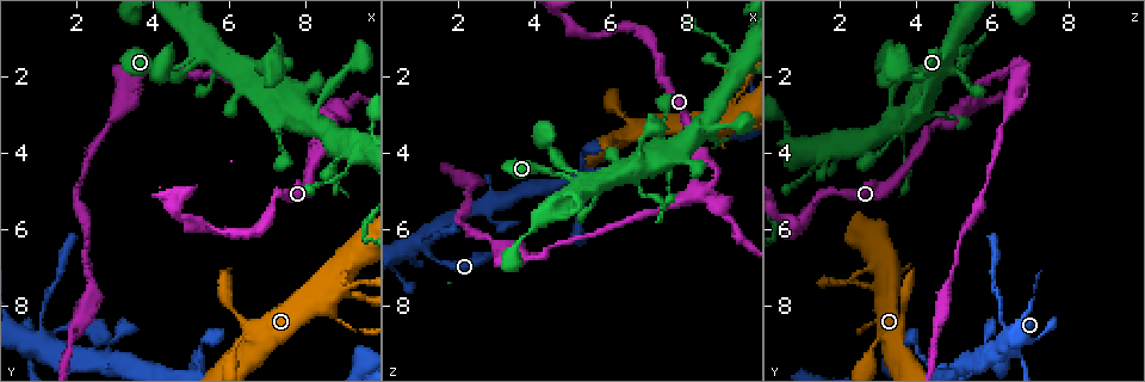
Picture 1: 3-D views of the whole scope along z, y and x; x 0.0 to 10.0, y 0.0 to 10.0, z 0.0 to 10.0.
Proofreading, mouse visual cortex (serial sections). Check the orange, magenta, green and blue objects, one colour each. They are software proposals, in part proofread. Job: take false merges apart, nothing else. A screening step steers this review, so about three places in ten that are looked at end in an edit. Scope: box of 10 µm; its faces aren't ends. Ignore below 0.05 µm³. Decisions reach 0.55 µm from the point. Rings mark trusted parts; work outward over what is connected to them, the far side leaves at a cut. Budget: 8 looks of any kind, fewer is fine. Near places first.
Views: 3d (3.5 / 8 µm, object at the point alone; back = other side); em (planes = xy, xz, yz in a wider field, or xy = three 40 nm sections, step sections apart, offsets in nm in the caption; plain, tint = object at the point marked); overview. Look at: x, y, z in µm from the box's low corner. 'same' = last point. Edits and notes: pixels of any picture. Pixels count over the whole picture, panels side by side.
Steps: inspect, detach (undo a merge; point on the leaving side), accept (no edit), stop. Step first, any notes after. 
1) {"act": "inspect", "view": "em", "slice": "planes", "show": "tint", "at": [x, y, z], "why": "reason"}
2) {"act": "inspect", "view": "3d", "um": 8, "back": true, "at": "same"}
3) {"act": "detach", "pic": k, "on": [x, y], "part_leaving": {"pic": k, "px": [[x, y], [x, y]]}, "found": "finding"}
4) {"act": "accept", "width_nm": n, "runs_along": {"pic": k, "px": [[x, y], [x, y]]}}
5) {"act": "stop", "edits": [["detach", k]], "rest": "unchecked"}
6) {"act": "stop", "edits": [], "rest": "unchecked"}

{"act": "inspect", "view": "3d", "um": 3.5, "at": [8.85, 7.45, 3.15], "why": "four or more arms meet"}

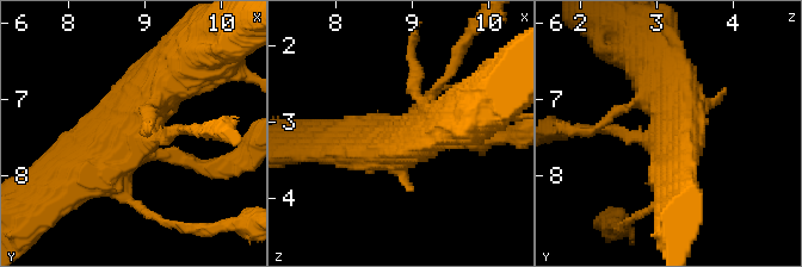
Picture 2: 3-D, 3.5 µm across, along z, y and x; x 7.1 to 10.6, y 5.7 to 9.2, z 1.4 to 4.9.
{"act": "inspect", "view": "em", "slice": "planes", "show": "tint", "at": [8.80, 7.55, 3.20], "why": "now the EM"}

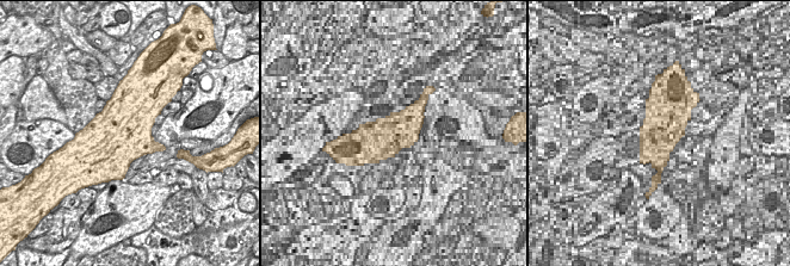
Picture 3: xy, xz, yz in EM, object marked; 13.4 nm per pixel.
{"act": "accept", "width_nm": 800, "runs_along": {"pic": 2, "px": [[49, 181], [82, 163], [171, 75]]}, "found": "all the same cell"}

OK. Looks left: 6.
{"act": "inspect", "view": "3d", "um": 8, "at": [8.45, 3.05, 4.95], "why": "thick turns thin"}

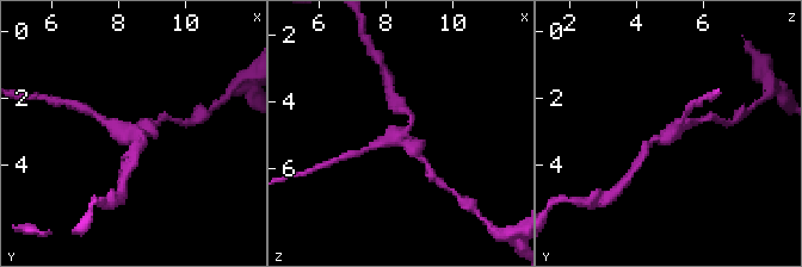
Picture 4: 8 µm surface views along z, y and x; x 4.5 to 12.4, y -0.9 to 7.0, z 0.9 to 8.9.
{"act": "inspect", "view": "3d", "um": 3.5, "at": "same"}

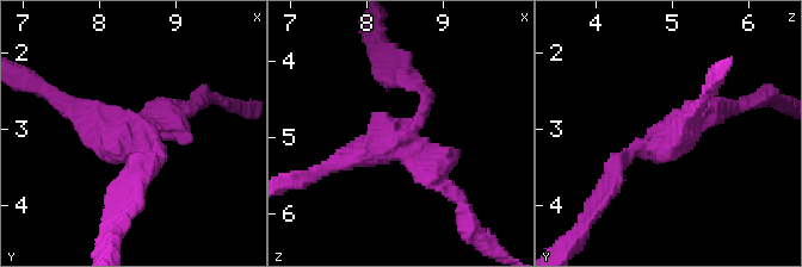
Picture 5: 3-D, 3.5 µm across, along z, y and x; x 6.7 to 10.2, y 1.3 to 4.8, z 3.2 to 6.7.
{"act": "inspect", "view": "em", "slice": "xy", "step": 1, "show": "tint", "at": [8.50, 3.10, 5.00], "arms": 3, "arm_widths_nm": [150, 250, 300]}

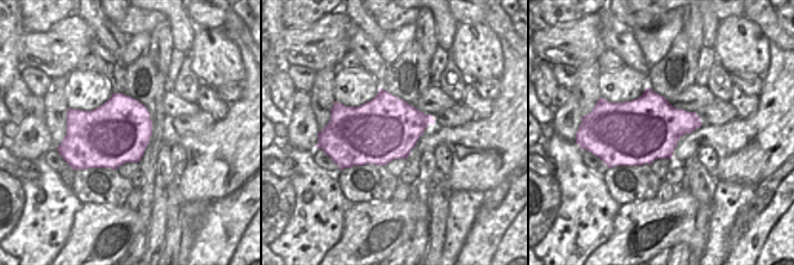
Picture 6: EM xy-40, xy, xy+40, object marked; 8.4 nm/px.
{"act": "accept", "runs_along": {"pic": 5, "px": [[413, 80], [427, 95], [413, 129], [337, 162]]}, "found": "one cell here"}

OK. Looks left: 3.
{"act": "inspect", "view": "3d", "um": 8, "at": [4.60, 2.00, 4.30], "why": "three-way junction"}

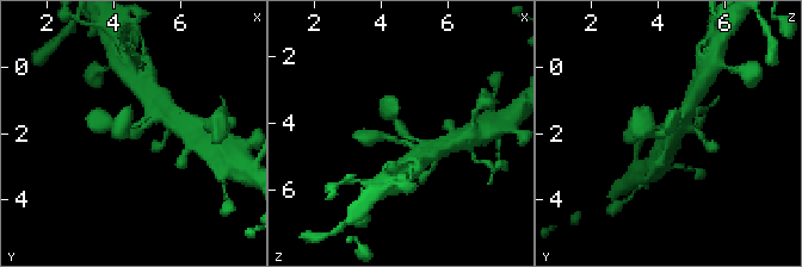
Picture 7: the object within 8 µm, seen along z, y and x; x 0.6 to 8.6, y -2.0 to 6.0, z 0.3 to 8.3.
{"act": "inspect", "view": "em", "slice": "xy", "step": 1, "show": "tint", "at": "same", "arms": 3, "arm_widths_nm": [200, 200, 350], "why": "now the EM"}

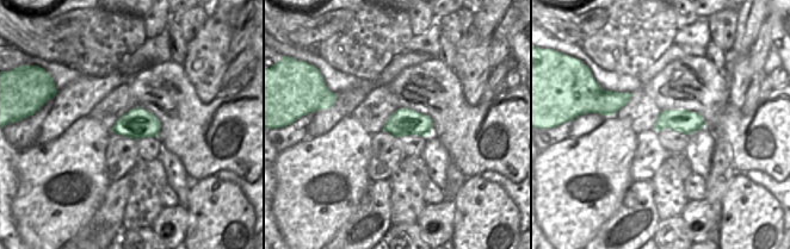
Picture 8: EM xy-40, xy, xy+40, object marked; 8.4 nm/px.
{"act": "accept", "runs_along": {"pic": 7, "px": [[371, 137], [401, 137], [389, 109]]}, "found": "one cell here"}

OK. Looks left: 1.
{"act": "stop", "edits": [], "rest": "unchecked"}

